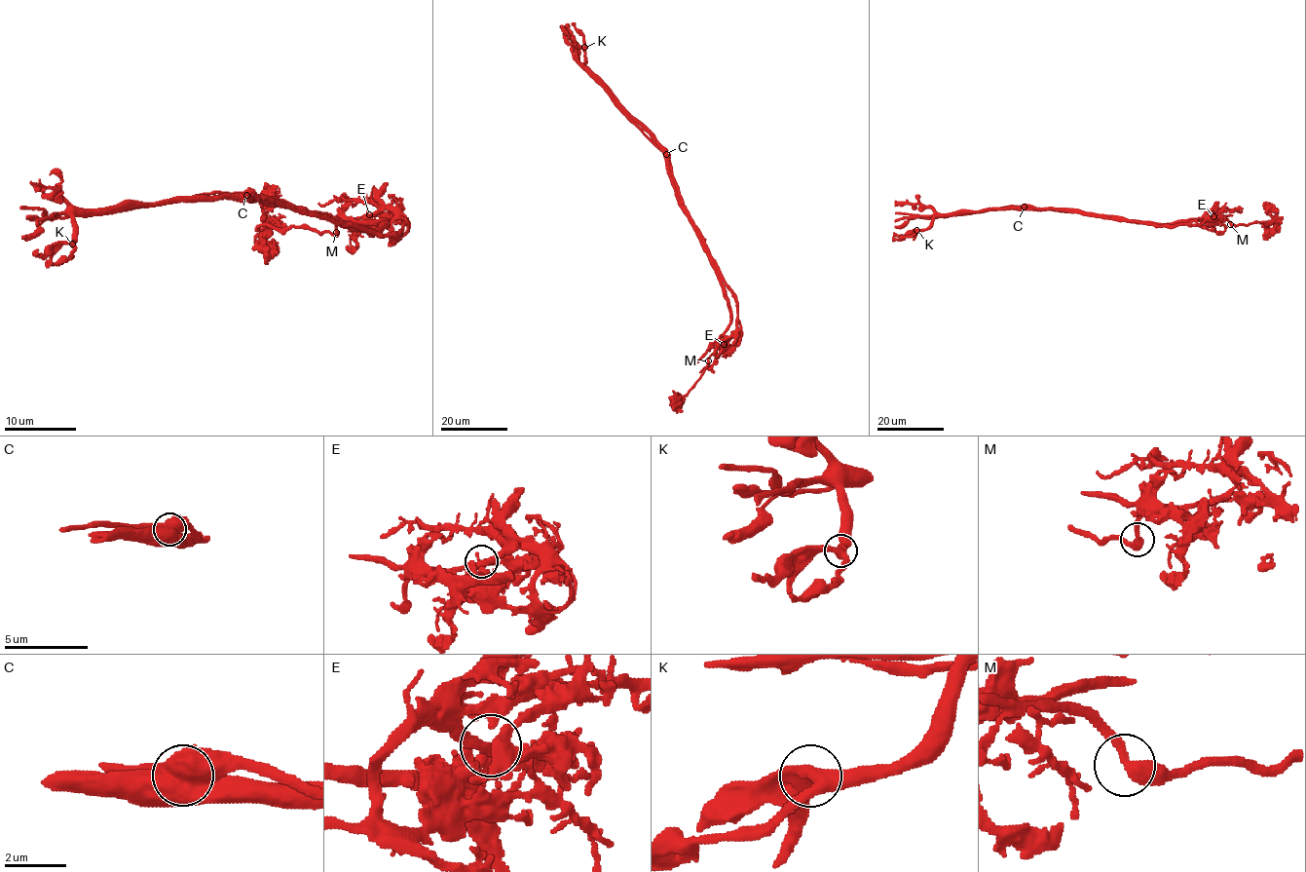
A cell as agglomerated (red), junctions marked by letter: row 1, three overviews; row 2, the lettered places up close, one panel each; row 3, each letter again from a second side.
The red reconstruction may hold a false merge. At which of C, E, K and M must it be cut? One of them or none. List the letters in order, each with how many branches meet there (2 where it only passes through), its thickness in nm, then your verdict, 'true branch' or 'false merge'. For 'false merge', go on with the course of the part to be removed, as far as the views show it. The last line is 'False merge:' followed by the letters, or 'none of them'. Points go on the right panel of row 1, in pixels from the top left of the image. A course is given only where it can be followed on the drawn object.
C: 1 branches meet; 1100 nm thick; false merge; foreign part runs (1024, 207), (1166, 225), (1209, 225), (1217, 219), (1235, 225), (1271, 223), (1278, 217), (1269, 208), (1271, 214)
E: 2 branches meet; 280 nm thick; true branch
K: 3 branches meet; 400 nm thick; true branch
M: 2 branches meet; 400 nm thick; true branch
False merge: C

